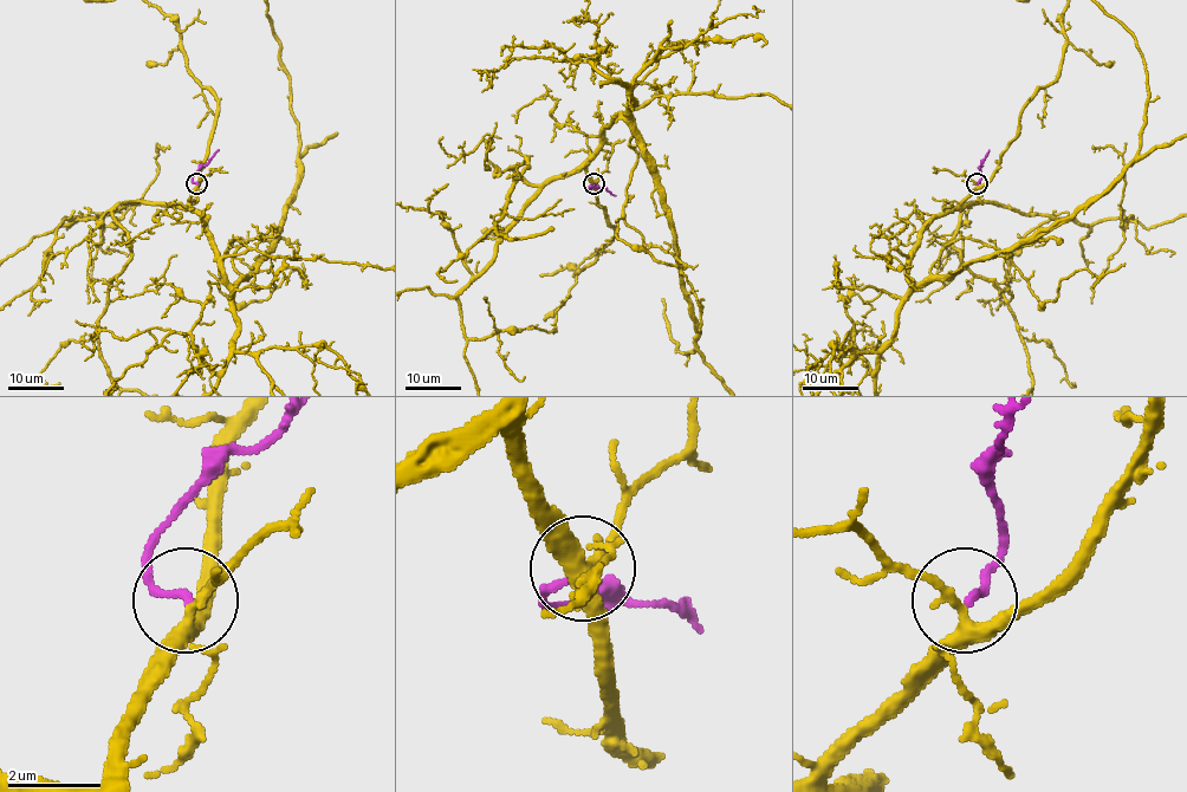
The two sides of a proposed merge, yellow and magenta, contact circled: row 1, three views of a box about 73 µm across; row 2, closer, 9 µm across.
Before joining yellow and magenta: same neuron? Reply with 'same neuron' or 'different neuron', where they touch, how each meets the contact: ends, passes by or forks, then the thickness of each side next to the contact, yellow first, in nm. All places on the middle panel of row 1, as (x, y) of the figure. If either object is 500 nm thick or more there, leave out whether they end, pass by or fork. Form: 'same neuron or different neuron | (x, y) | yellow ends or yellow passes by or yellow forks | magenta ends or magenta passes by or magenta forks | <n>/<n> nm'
different neuron | (594, 183) | yellow forks | magenta ends | 280/170 nm

